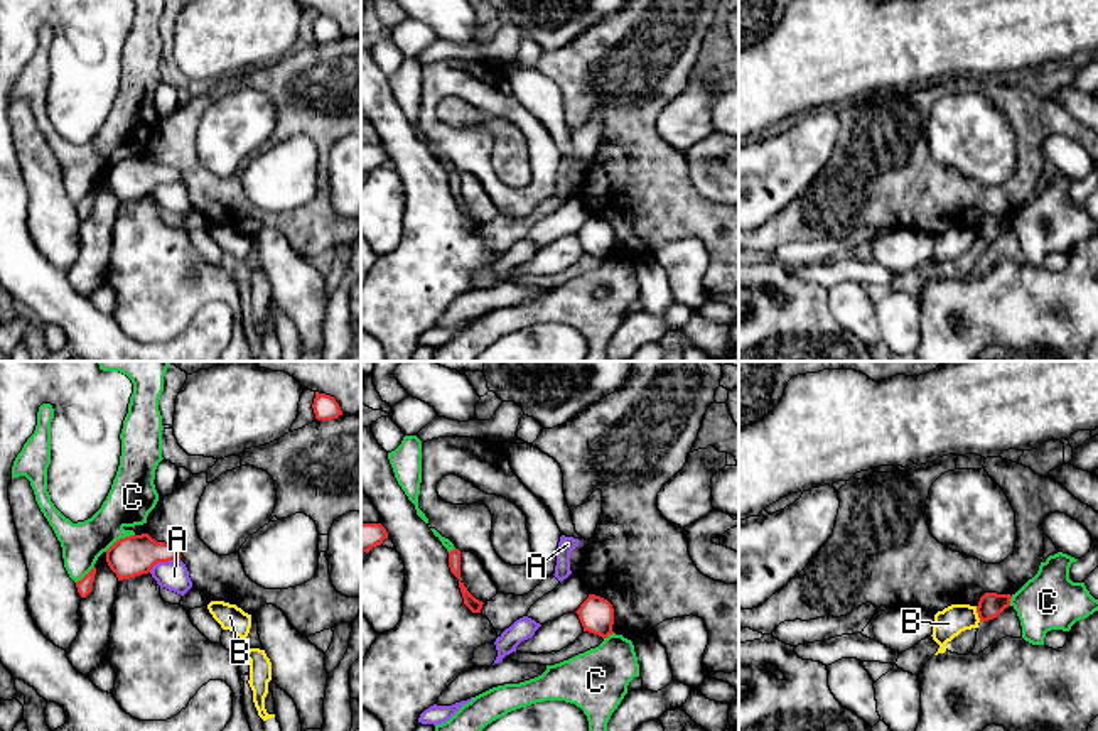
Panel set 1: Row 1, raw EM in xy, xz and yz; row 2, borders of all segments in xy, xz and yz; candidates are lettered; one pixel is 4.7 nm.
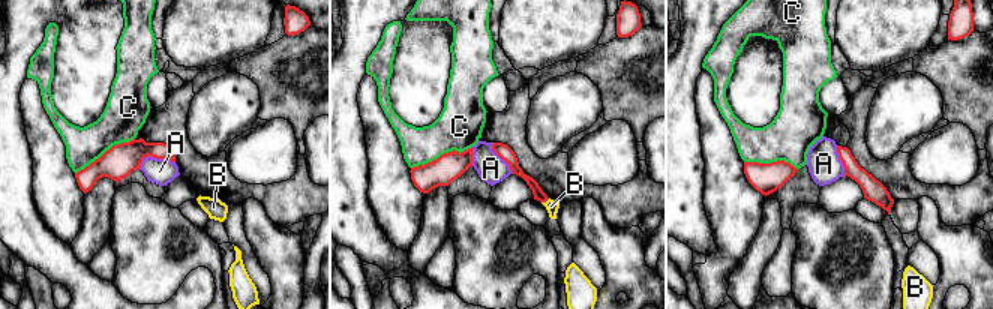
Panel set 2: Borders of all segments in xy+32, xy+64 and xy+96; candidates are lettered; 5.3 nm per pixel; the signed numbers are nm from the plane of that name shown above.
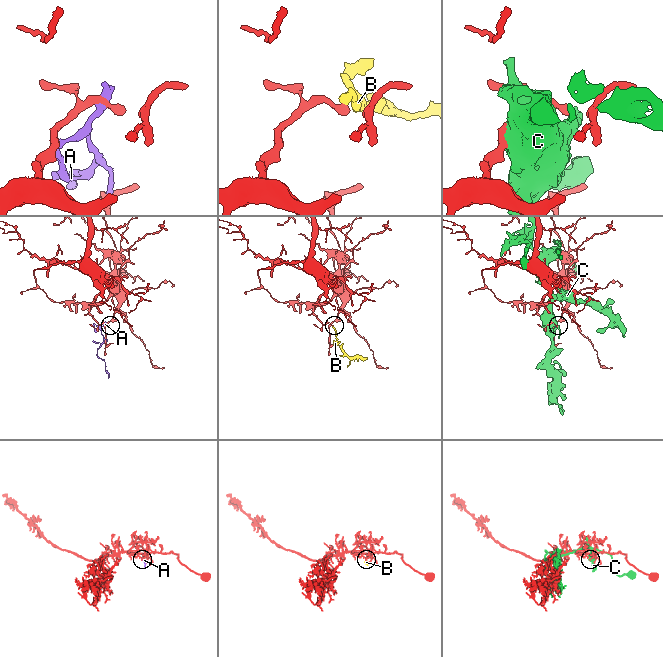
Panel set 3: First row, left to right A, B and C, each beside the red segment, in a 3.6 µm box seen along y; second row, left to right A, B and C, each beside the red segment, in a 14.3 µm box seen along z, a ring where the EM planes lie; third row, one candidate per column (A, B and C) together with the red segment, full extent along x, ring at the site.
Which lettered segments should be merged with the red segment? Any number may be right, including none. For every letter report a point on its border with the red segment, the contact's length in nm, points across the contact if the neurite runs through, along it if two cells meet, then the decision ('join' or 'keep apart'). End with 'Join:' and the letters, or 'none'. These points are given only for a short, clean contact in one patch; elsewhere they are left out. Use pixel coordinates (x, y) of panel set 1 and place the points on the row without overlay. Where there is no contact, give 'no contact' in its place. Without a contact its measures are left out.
A: meets red in xy at (164, 183); contact 160 nm long; border along xy (179, 181), (157, 184), (149, 193); keep apart
B: meets red in yz at (979, 237); contact 80 nm long; border along yz (975, 228), (980, 243); keep apart
C: meets red in xy at (120, 161); contact 170 nm long; keep apart
Join: none

